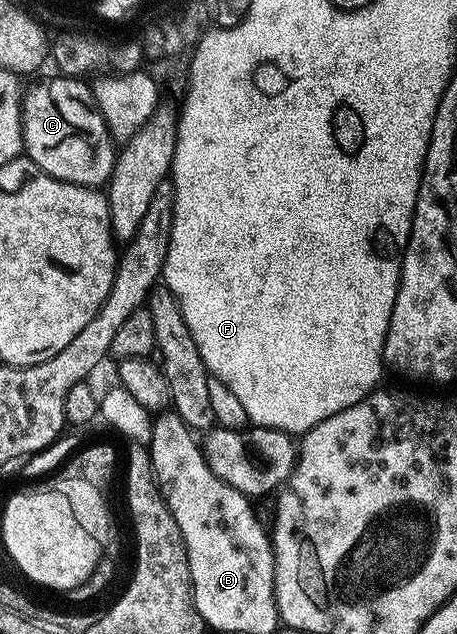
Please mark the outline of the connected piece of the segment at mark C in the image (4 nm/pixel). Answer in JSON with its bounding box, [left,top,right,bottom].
[23,78,117,190]

